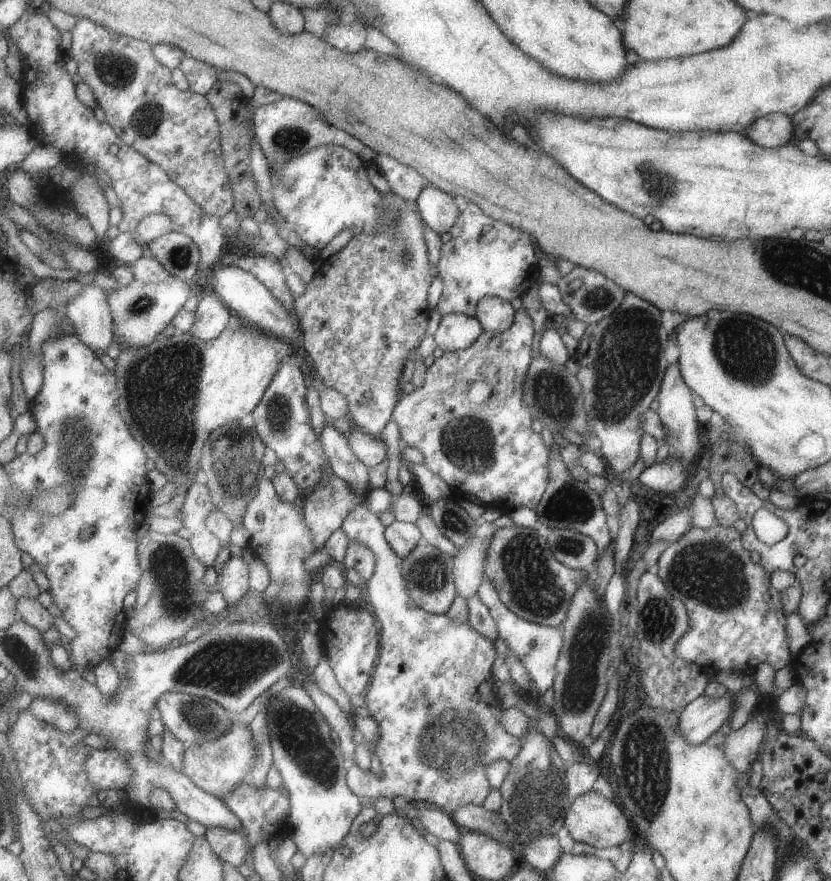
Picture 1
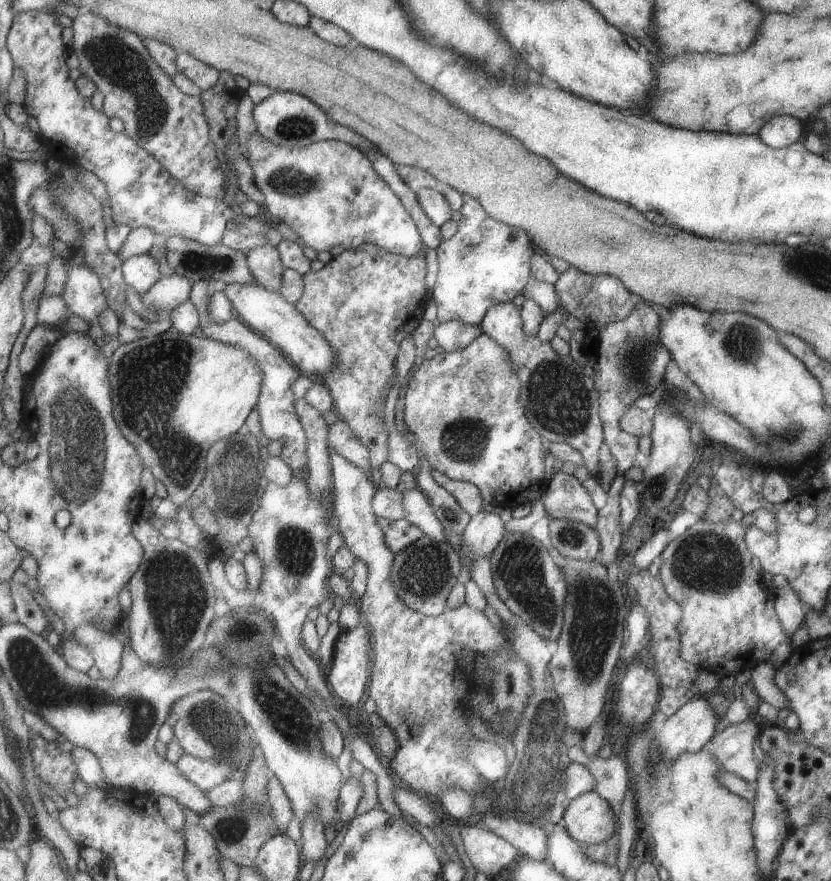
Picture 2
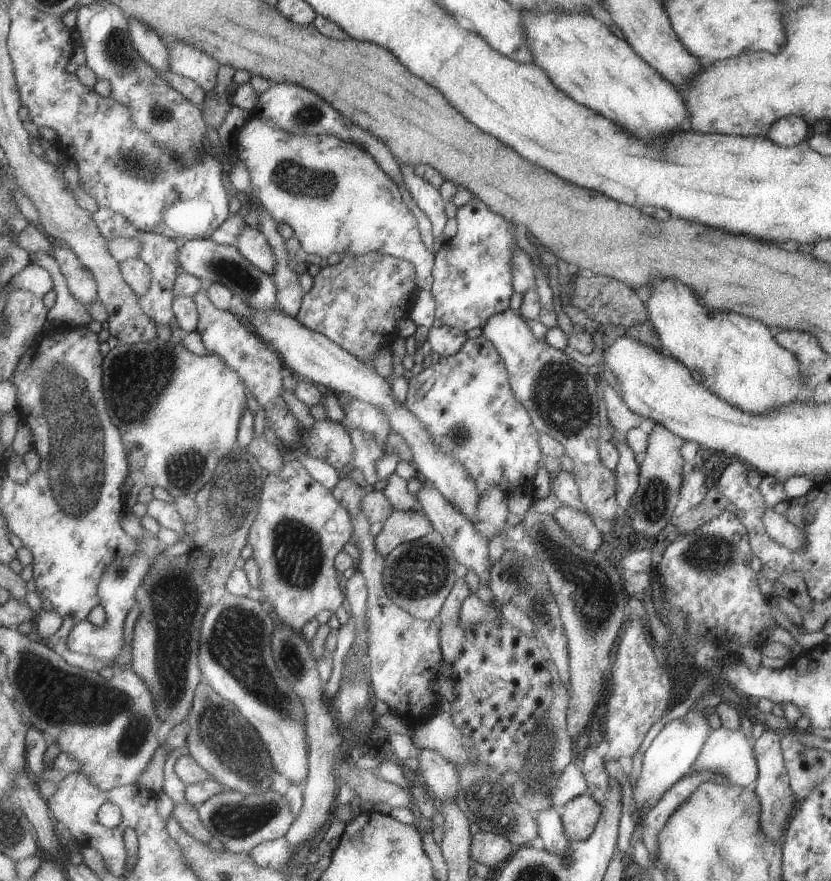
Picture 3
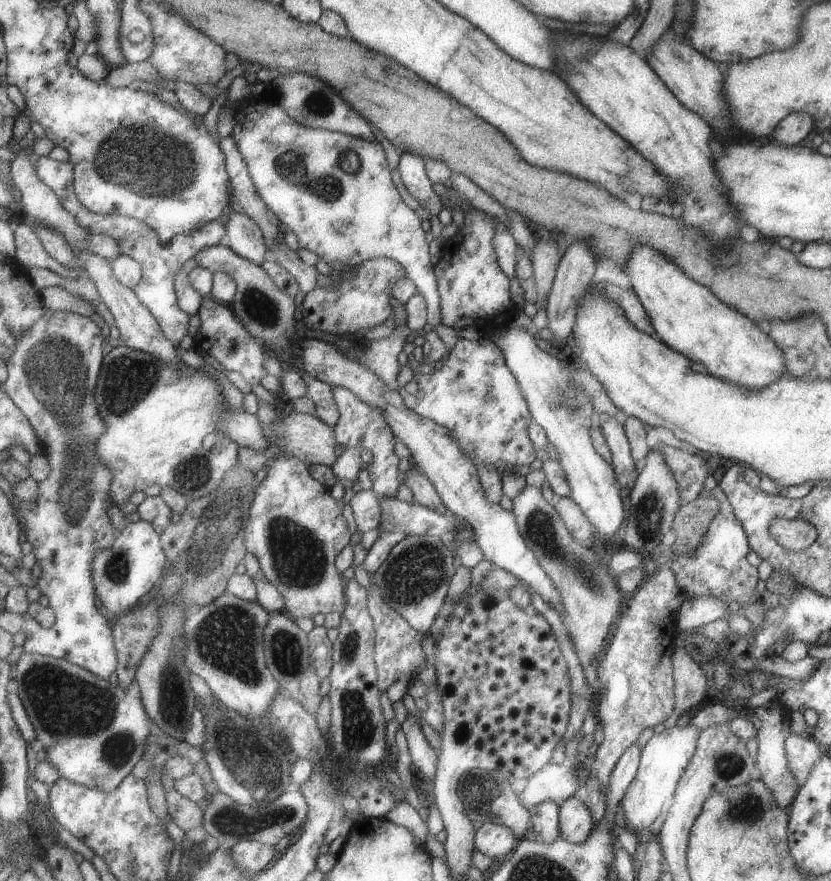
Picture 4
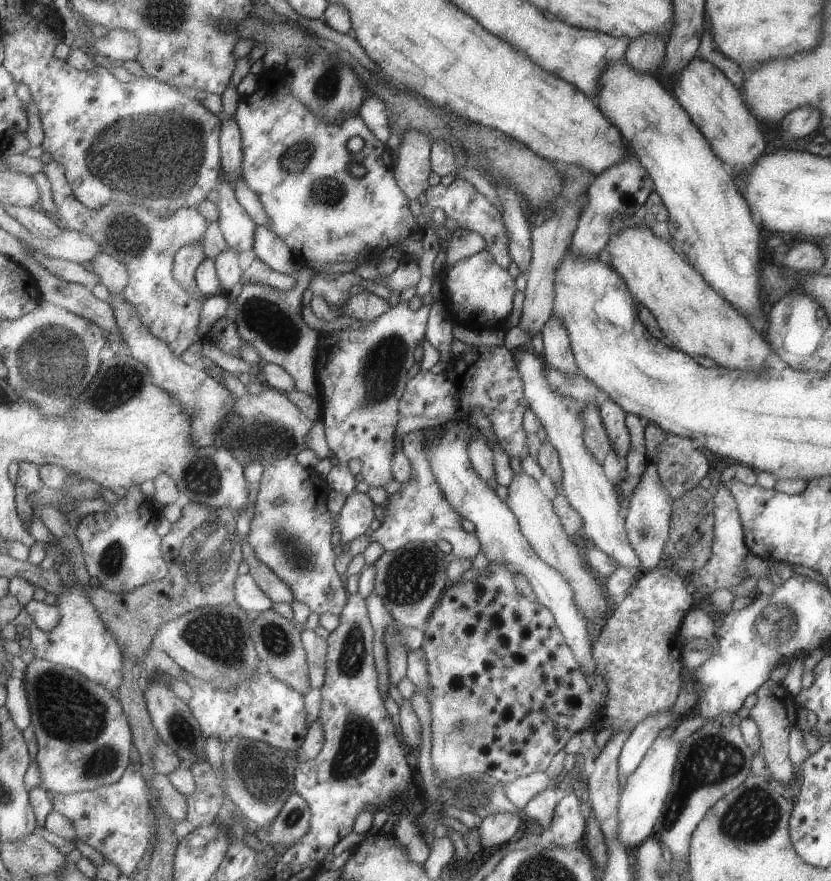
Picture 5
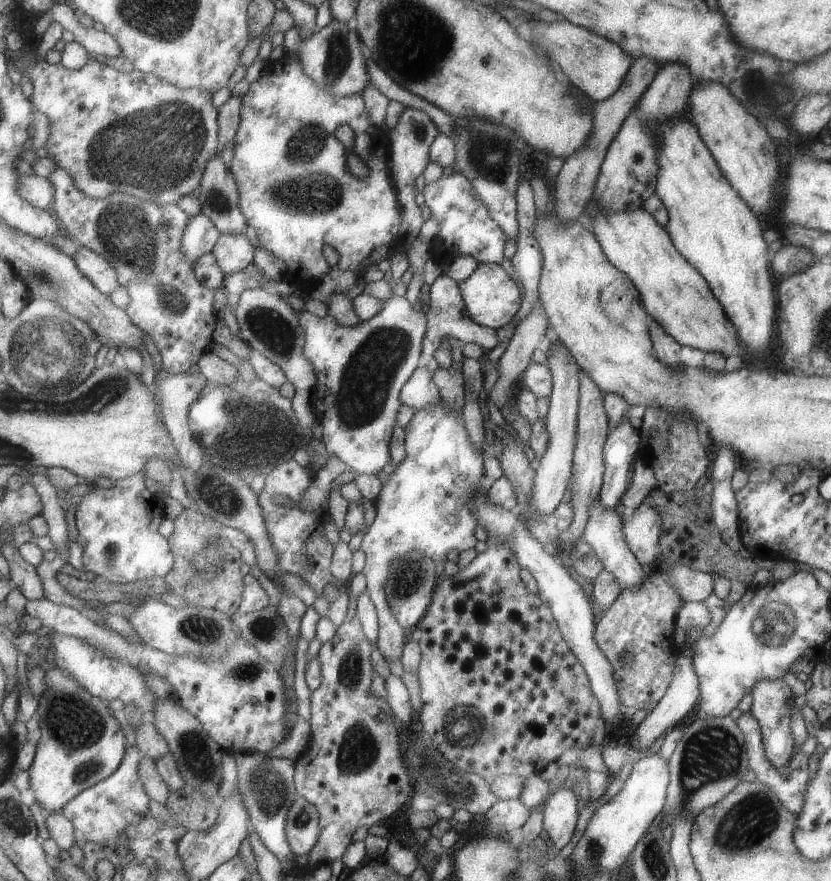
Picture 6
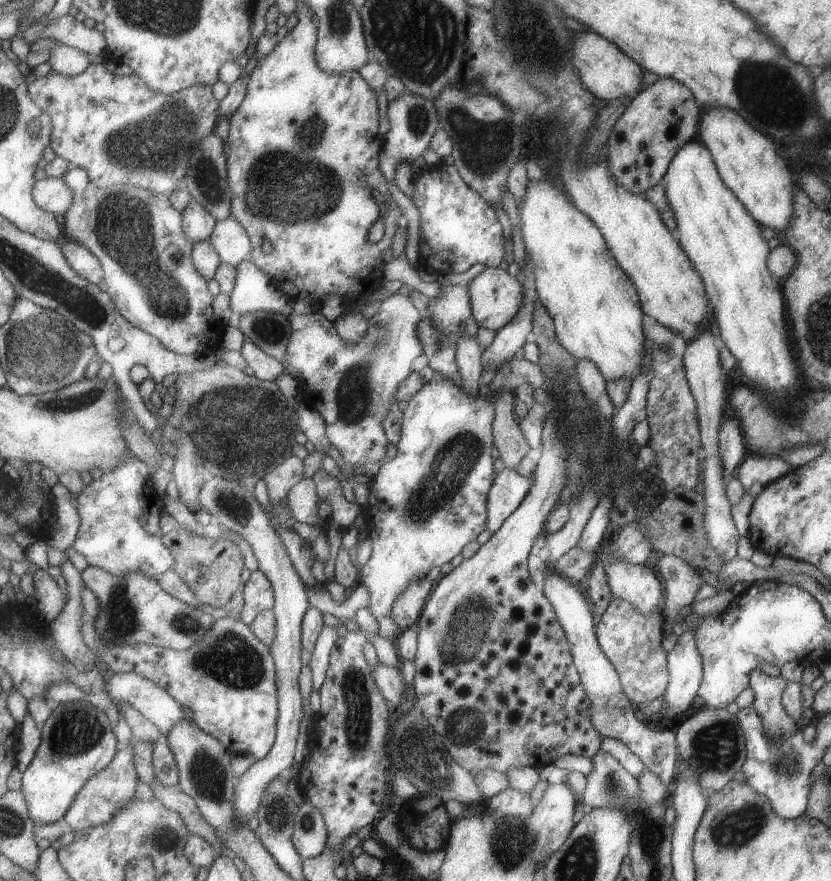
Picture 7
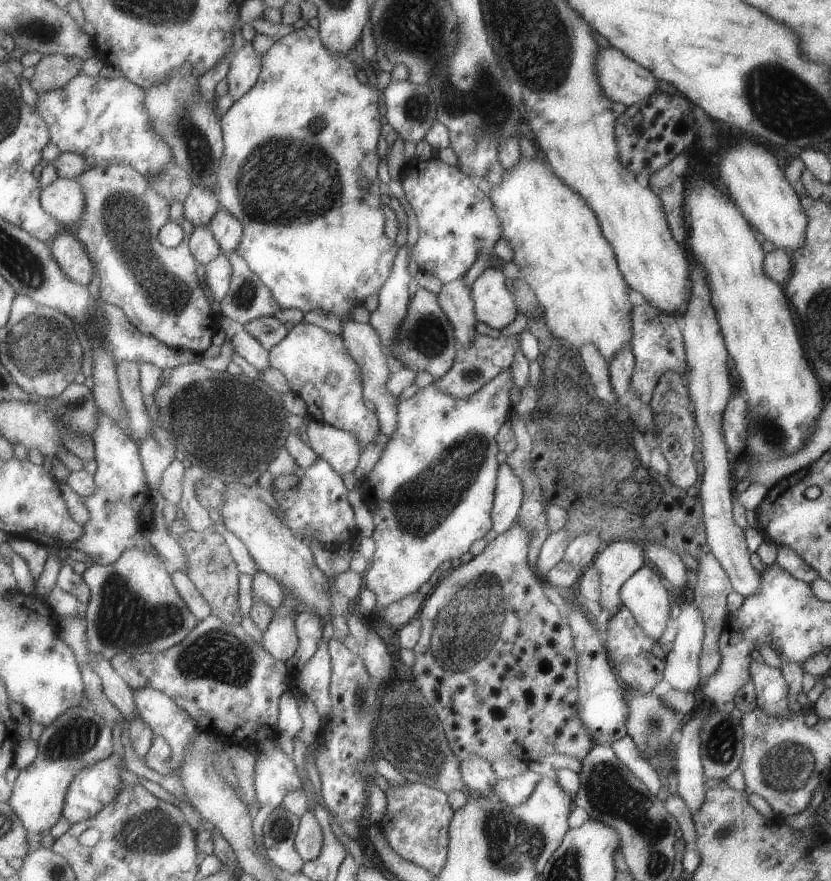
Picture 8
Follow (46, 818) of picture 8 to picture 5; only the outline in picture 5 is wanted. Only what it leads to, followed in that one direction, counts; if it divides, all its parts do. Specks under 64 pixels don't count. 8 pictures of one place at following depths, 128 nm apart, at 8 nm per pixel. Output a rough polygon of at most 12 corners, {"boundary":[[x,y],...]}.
{"boundary":[[34,657],[24,673],[44,786],[119,782],[134,732],[120,697]]}

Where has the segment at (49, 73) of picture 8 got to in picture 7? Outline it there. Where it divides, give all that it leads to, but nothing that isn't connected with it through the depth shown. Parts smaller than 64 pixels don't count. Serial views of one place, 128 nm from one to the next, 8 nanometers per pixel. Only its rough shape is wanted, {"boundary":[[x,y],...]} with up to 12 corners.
{"boundary":[[58,45],[49,58],[51,70],[67,76],[83,74],[87,52]]}

